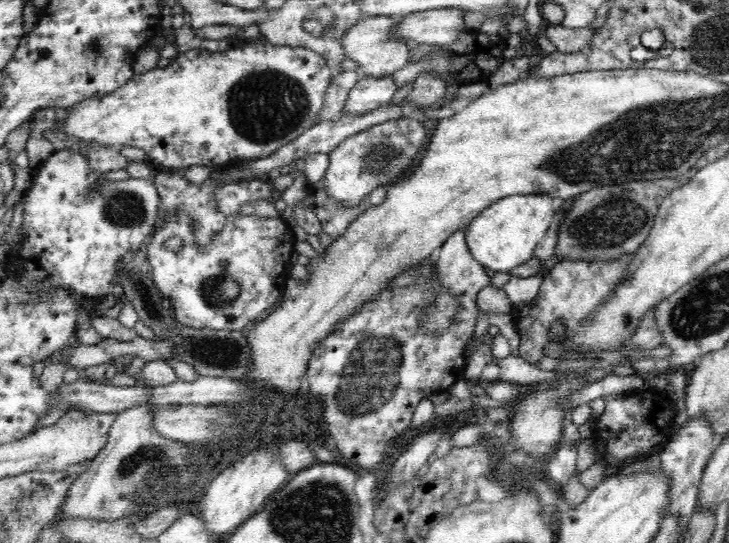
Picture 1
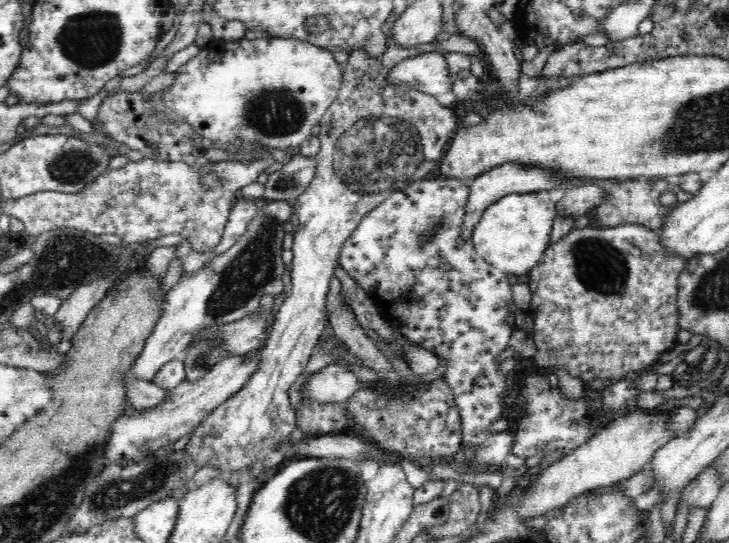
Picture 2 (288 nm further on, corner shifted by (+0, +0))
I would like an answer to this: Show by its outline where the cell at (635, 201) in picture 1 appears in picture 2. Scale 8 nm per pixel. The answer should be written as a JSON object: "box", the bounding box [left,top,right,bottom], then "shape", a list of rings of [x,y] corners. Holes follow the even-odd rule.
{"box":[594,180,694,232],"shape":[[[626,180],[624,184],[614,184],[614,186],[608,186],[606,192],[610,194],[608,196],[608,202],[604,202],[602,206],[598,206],[594,210],[594,226],[600,226],[600,228],[614,228],[614,226],[622,226],[622,224],[640,224],[640,226],[646,226],[648,230],[654,230],[654,232],[660,232],[664,228],[664,222],[668,218],[668,214],[672,210],[660,206],[658,198],[662,192],[666,190],[672,190],[676,192],[678,196],[678,202],[676,206],[688,202],[694,198],[694,194],[688,194],[688,192],[678,192],[676,188],[676,182],[668,182],[668,180],[660,180],[660,182],[646,182],[646,180]]]}

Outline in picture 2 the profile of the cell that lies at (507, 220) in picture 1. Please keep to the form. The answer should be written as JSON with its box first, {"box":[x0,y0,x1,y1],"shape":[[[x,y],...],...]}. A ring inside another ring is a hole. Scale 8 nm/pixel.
{"box":[470,192,558,276],"shape":[[[550,192],[508,194],[486,208],[470,238],[476,244],[476,254],[490,262],[496,270],[524,276],[530,274],[530,270],[534,270],[534,266],[538,266],[546,254],[550,254],[550,230],[556,216],[558,204],[552,202]]]}

